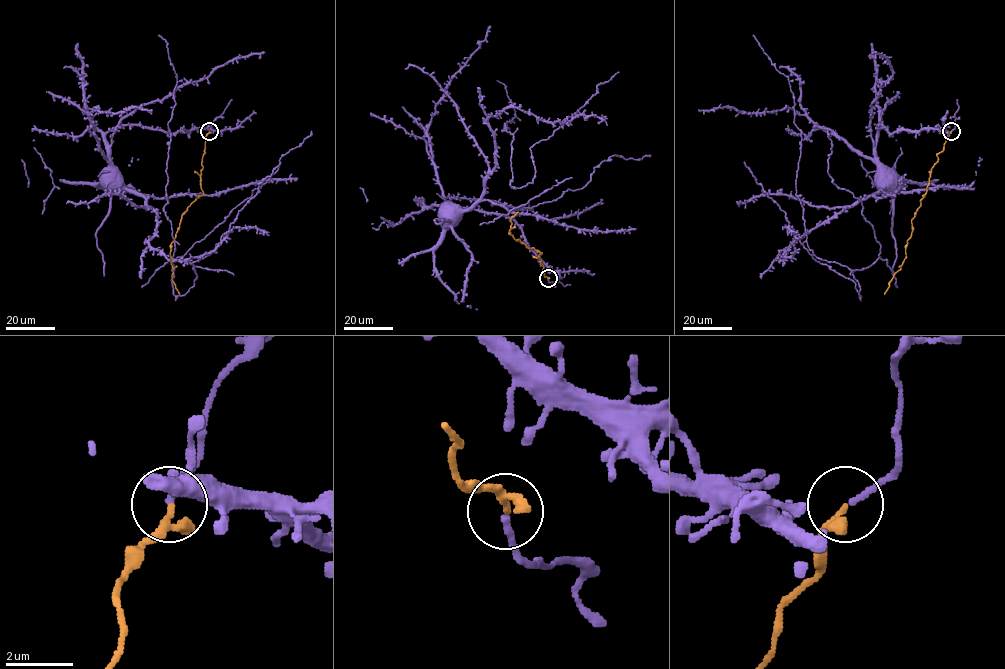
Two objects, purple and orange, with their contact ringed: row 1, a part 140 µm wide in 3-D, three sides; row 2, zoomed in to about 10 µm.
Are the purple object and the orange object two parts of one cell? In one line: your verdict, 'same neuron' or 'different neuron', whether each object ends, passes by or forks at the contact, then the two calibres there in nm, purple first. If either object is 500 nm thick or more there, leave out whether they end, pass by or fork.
same neuron; purple ends; orange passes by; calibres 190 and 150 nm

